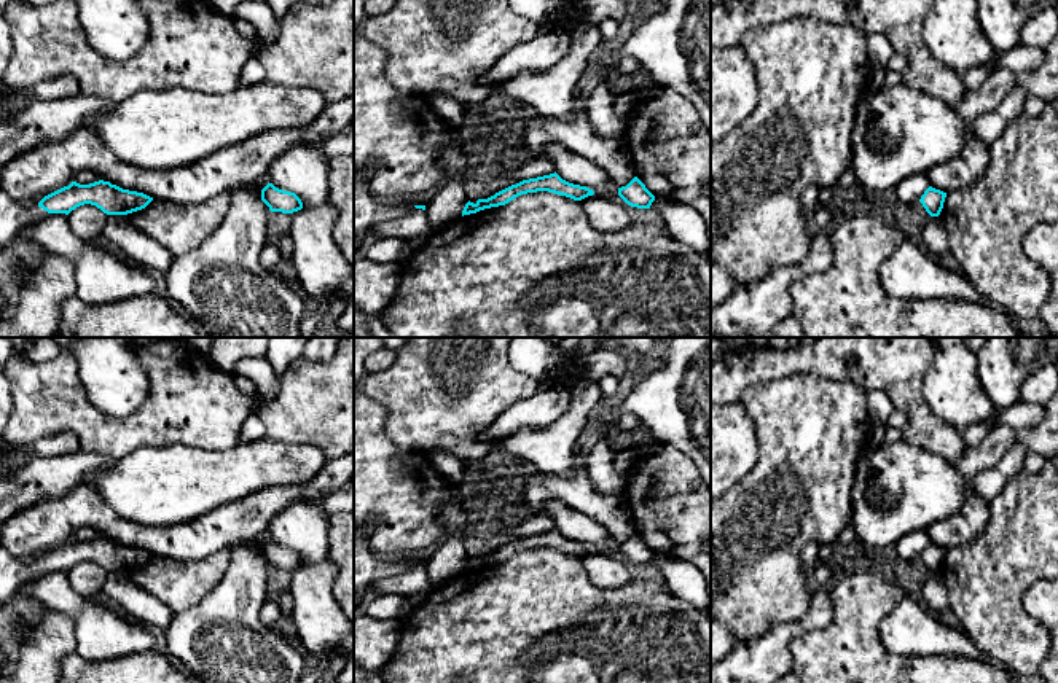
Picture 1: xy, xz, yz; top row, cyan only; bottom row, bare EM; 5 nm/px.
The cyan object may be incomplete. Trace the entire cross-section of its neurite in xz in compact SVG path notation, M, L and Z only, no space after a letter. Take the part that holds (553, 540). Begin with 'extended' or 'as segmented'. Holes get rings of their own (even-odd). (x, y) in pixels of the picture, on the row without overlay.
as segmented | M554 529L550 532L523 537L516 541L511 541L511 543L496 549L494 552L491 552L488 556L478 556L475 560L468 557L462 567L462 573L476 570L484 565L505 562L521 551L537 549L537 548L554 549L559 552L570 554L574 557L582 557L582 556L594 551L593 546L590 546L586 543L569 540Z

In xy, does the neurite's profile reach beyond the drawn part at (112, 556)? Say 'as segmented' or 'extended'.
extended

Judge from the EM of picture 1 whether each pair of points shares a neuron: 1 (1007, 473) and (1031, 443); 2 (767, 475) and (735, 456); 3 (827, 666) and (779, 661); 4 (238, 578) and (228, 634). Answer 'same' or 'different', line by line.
1: different
2: different
3: different
4: same

